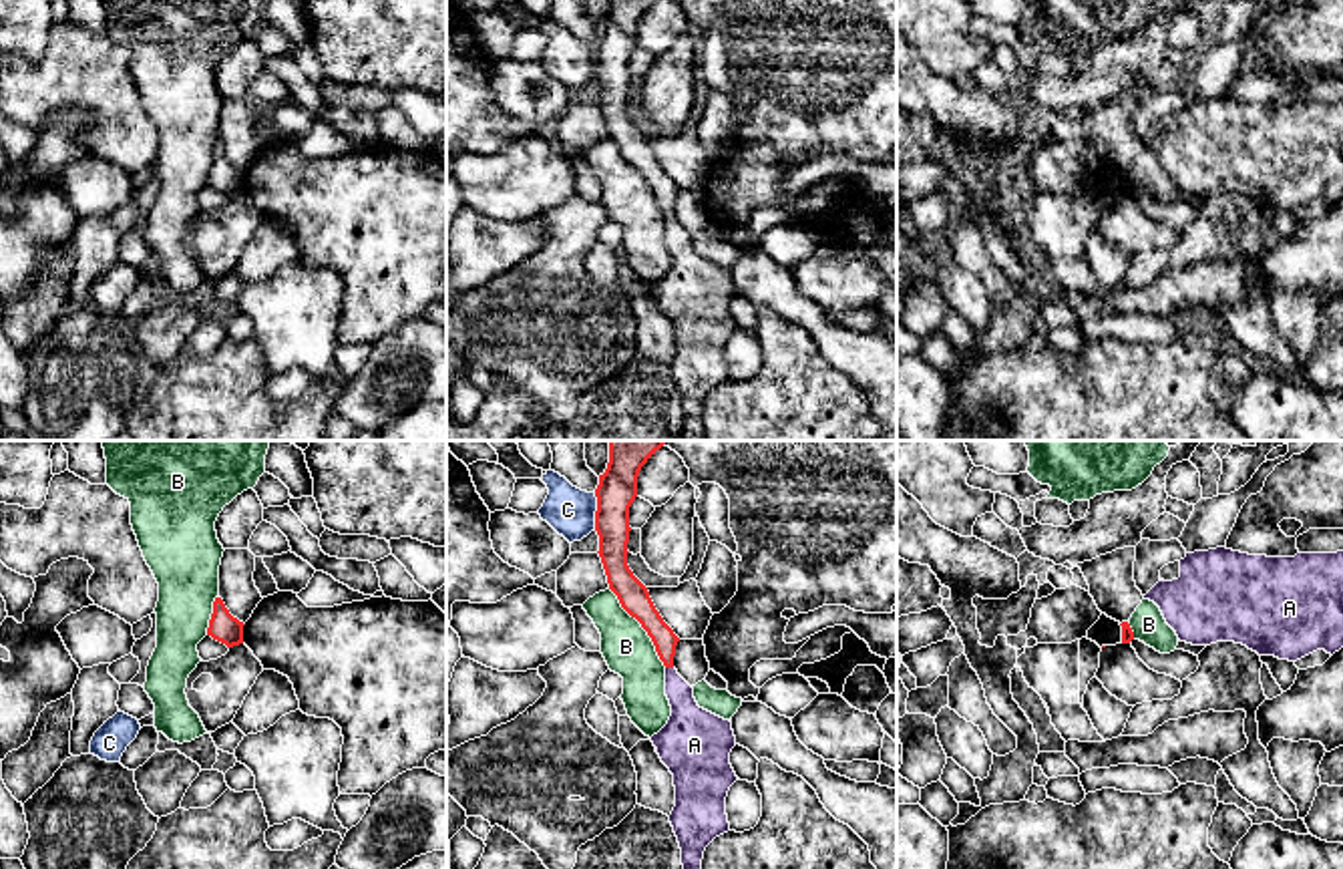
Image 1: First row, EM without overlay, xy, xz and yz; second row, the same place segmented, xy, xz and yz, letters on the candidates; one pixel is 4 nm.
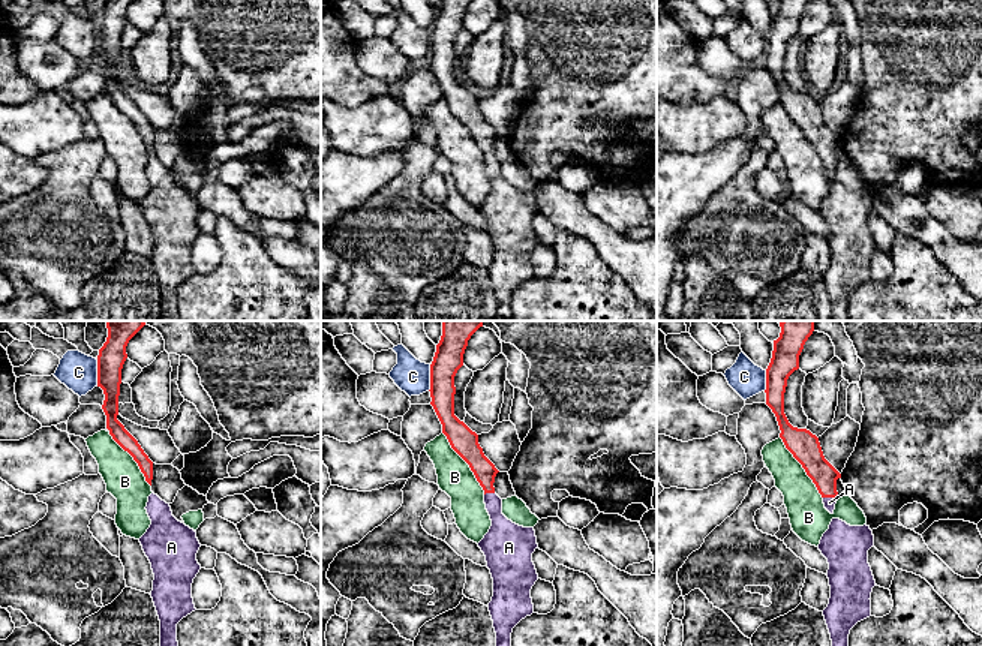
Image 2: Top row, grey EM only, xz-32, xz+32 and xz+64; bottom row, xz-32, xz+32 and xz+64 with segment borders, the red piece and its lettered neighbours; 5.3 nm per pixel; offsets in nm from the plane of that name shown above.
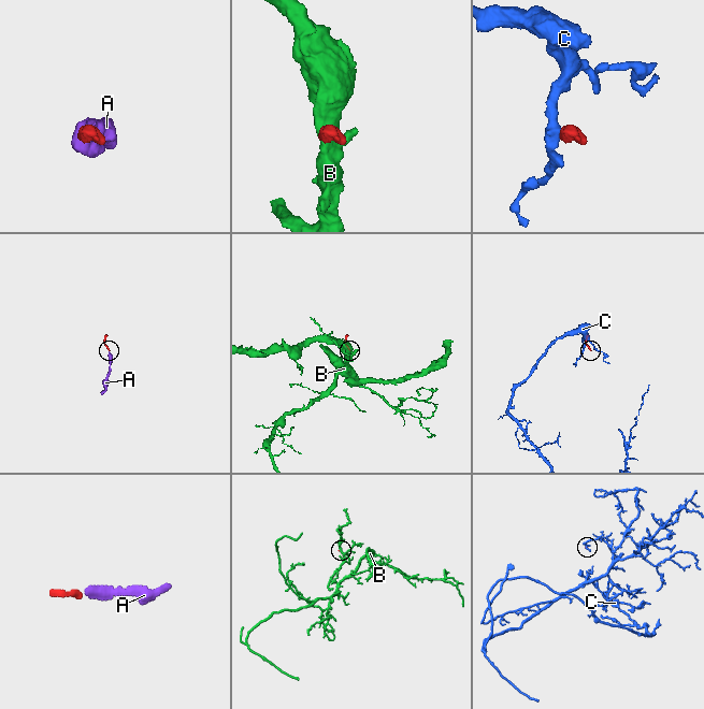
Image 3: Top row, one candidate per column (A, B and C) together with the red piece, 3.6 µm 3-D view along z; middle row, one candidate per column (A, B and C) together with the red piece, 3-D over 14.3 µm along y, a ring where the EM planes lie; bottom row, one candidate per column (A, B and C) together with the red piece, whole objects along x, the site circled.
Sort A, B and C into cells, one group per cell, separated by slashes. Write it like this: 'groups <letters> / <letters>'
groups A / B / C

